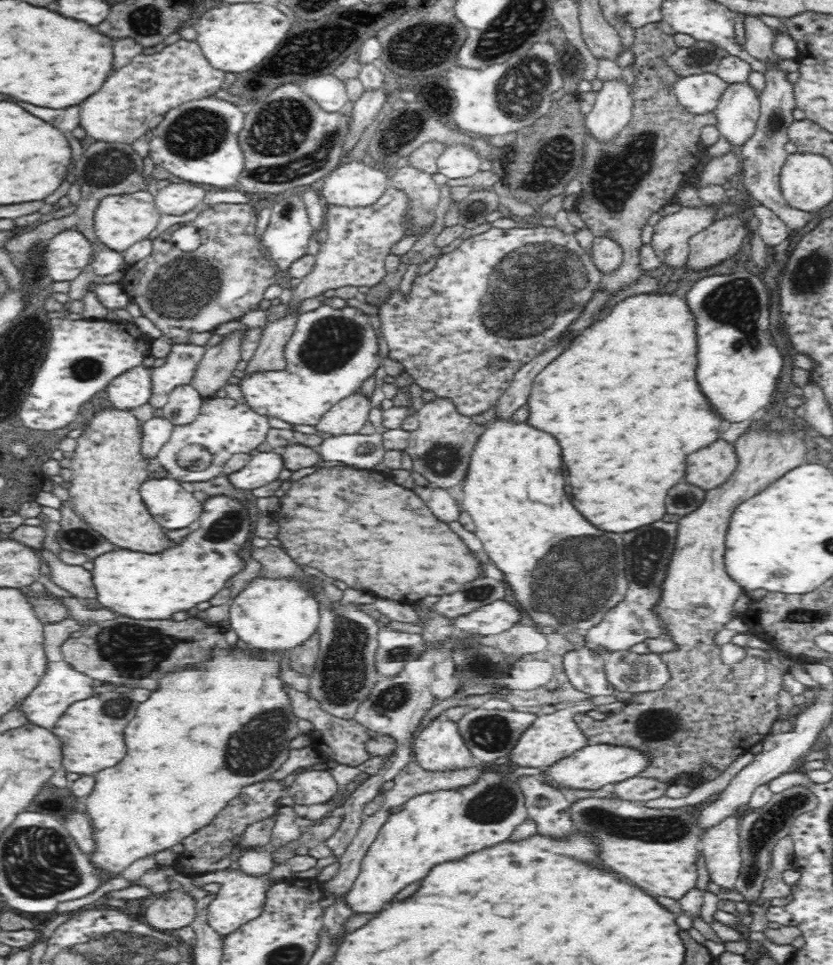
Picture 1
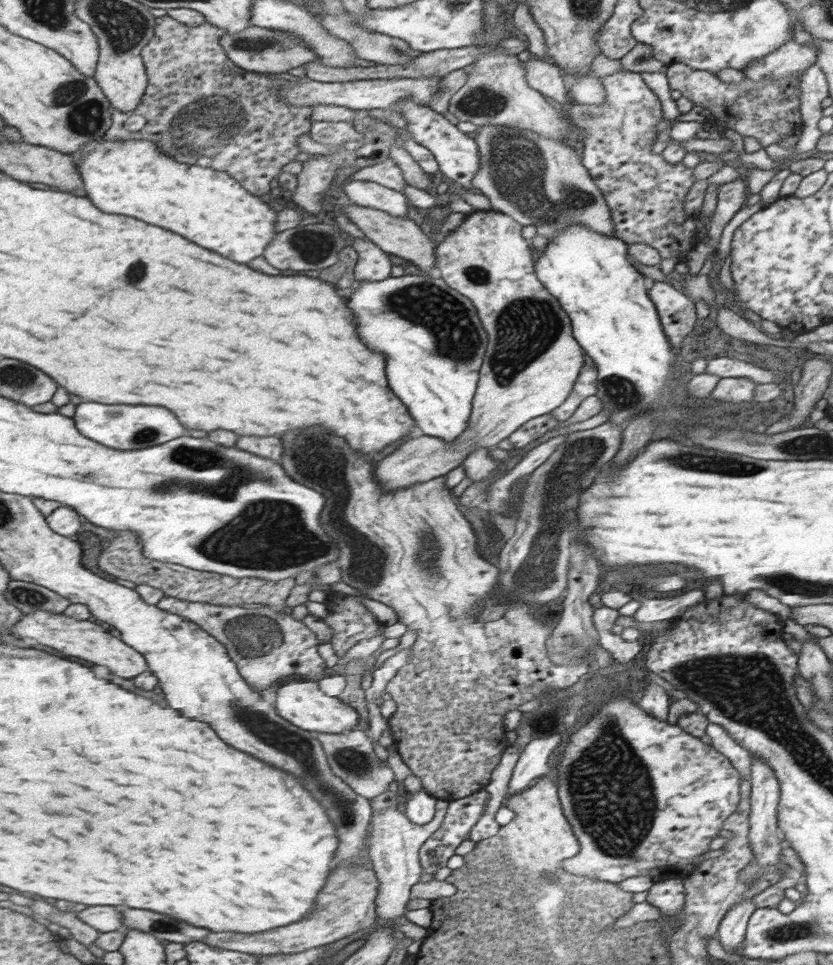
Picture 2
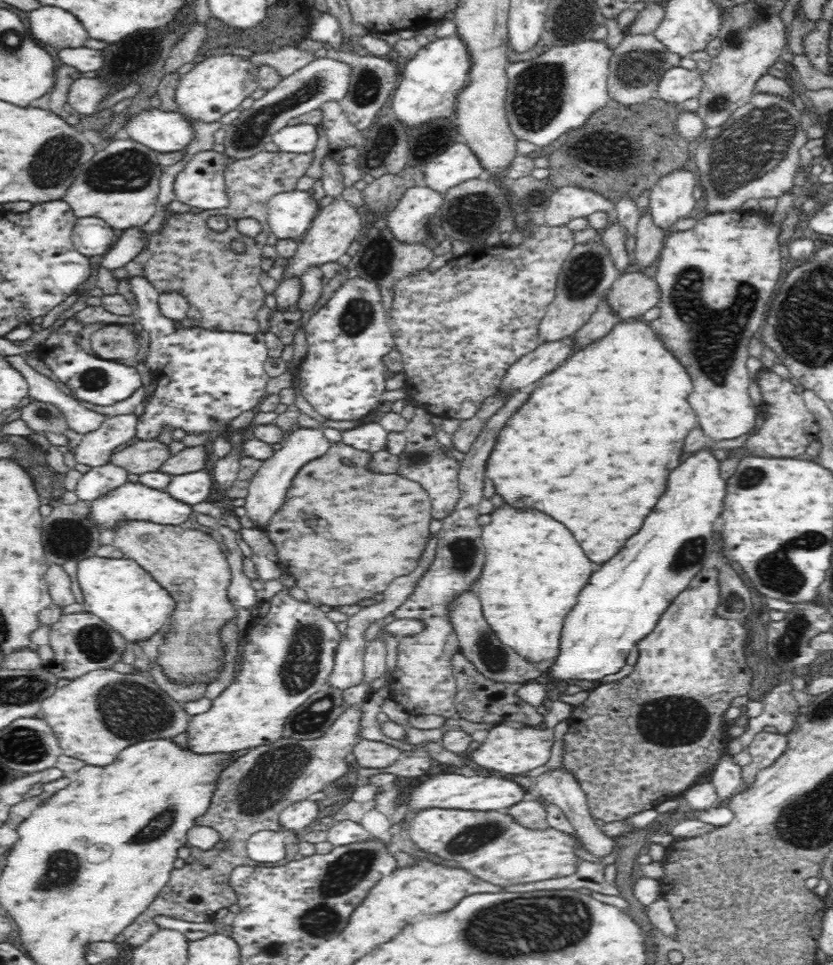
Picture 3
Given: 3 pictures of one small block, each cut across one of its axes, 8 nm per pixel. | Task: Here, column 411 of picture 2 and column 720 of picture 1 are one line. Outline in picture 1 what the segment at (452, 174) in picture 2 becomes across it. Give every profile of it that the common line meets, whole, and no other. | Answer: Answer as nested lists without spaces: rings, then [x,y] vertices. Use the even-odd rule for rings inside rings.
[[[748,82],[729,84],[714,110],[717,116],[715,127],[719,130],[720,136],[724,136],[732,146],[740,146],[746,142],[756,128],[756,121],[759,119],[759,94]]]

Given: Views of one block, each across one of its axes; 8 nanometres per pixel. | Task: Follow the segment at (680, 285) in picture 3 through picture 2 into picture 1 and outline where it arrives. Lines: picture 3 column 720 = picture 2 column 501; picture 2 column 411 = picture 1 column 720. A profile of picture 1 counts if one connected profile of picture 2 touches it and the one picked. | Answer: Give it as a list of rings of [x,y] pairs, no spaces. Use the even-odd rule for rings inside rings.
[[[720,437],[710,447],[694,452],[694,456],[688,456],[683,481],[709,491],[724,484],[737,464],[738,456],[735,455],[734,444]]]

